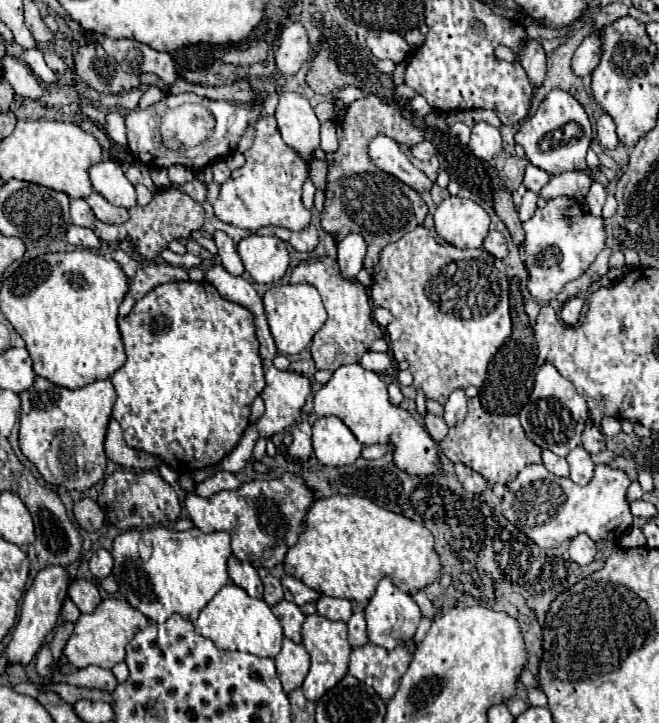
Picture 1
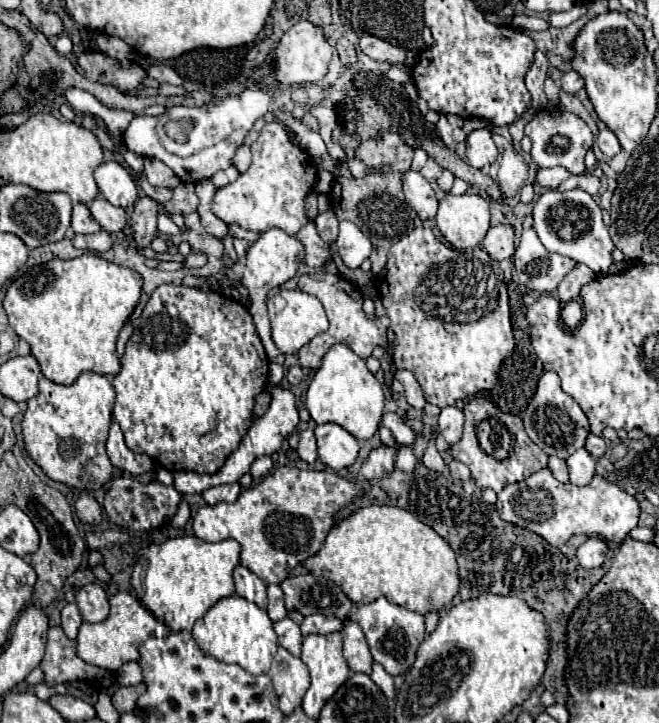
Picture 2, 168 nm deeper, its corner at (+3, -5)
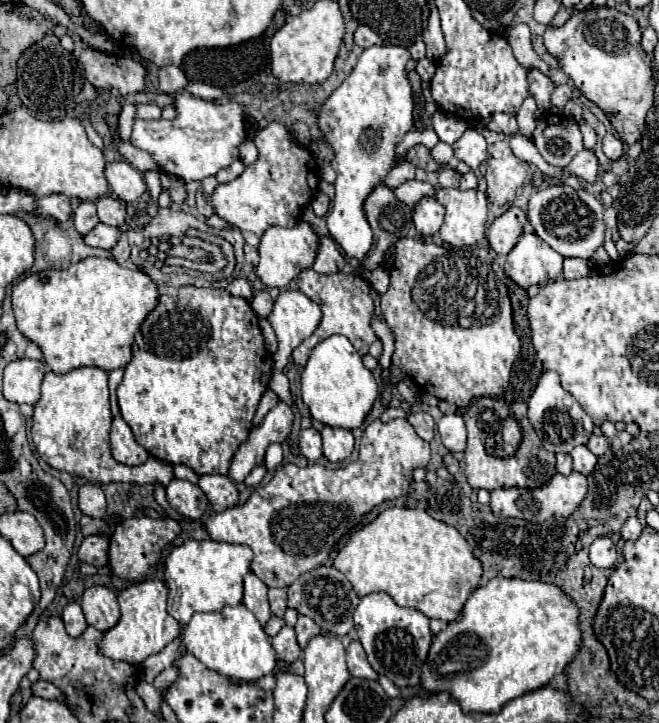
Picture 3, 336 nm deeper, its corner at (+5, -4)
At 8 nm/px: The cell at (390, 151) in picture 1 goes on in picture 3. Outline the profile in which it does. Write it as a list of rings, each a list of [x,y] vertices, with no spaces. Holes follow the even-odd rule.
[[[422,198],[414,208],[414,226],[418,236],[430,238],[434,236],[444,222],[444,206],[436,202],[436,198]]]

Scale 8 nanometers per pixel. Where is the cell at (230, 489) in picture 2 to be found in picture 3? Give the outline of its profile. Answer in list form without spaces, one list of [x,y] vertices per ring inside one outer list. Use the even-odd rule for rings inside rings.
[[[204,474],[204,476],[200,476],[198,486],[206,492],[206,496],[216,512],[222,512],[222,510],[238,504],[238,490],[236,490],[236,486],[232,486],[232,480],[228,476]]]

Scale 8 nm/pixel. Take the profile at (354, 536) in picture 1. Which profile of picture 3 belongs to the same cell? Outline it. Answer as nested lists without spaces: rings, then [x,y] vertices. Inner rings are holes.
[[[388,508],[374,522],[358,528],[348,544],[338,552],[334,566],[346,574],[360,598],[372,592],[386,592],[398,606],[420,610],[428,618],[438,618],[444,622],[454,622],[460,618],[464,602],[478,588],[482,578],[482,564],[474,556],[474,548],[466,542],[466,538],[454,526],[440,522],[426,510],[418,508]]]

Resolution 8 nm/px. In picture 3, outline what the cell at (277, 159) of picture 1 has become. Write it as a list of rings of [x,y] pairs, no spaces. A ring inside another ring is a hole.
[[[270,122],[254,136],[258,148],[258,160],[250,164],[236,180],[218,184],[212,194],[214,212],[244,232],[262,236],[270,226],[294,226],[300,220],[302,208],[318,192],[320,168],[312,154],[300,146],[286,126]]]

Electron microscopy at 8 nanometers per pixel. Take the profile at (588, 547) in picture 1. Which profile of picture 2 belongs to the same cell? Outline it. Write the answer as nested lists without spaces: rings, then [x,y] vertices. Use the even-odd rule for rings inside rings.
[[[590,537],[586,539],[578,549],[576,549],[576,559],[584,569],[594,569],[594,567],[602,567],[604,563],[604,555],[606,555],[608,547],[602,539],[598,537]]]

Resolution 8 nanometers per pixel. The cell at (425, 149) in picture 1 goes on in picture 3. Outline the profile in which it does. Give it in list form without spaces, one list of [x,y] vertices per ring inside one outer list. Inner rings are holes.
[[[402,162],[402,164],[396,164],[394,170],[388,174],[388,178],[384,180],[386,186],[390,188],[398,188],[400,184],[404,184],[406,180],[412,180],[414,178],[414,166],[410,162]]]

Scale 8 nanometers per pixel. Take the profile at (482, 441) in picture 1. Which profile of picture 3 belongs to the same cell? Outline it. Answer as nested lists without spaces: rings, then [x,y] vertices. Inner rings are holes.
[[[478,398],[474,400],[468,410],[464,412],[464,422],[466,422],[466,428],[468,428],[468,446],[464,450],[464,458],[466,458],[466,478],[468,478],[468,484],[474,488],[474,490],[496,490],[496,488],[540,488],[544,486],[554,474],[556,474],[556,458],[552,452],[544,450],[540,438],[536,436],[530,420],[528,420],[528,414],[526,414],[526,404],[524,402],[518,402],[518,404],[512,404],[512,406],[506,406],[502,402],[494,402],[496,398]],[[484,408],[490,408],[494,410],[496,414],[512,414],[518,418],[520,426],[522,426],[522,432],[524,432],[524,440],[520,444],[520,448],[516,450],[516,454],[512,458],[494,458],[486,453],[486,450],[482,444],[482,432],[478,428],[478,418],[480,418],[480,412],[484,412]]]

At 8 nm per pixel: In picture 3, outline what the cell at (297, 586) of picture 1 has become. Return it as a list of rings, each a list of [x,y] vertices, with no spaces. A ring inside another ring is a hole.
[[[320,566],[312,572],[306,572],[292,586],[288,586],[288,608],[312,618],[324,632],[334,636],[346,636],[354,628],[352,614],[358,606],[358,600],[360,598],[356,596],[348,578],[334,566]]]

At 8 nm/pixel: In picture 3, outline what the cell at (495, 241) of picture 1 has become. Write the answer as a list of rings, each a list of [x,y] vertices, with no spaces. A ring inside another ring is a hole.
[[[512,206],[510,210],[506,210],[488,228],[490,246],[498,254],[508,254],[516,246],[516,242],[518,242],[518,238],[522,234],[522,226],[524,226],[526,220],[528,218],[526,218],[526,212],[522,208]]]

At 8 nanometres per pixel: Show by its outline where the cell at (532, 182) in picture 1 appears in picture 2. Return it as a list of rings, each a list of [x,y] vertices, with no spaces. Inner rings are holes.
[[[552,167],[552,169],[538,169],[536,173],[536,179],[534,179],[534,185],[540,185],[540,187],[558,187],[570,173],[562,167]]]

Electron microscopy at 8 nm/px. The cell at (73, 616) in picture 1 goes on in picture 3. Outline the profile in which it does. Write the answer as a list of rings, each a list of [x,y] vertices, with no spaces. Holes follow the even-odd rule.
[[[70,602],[70,604],[64,608],[62,620],[64,620],[64,624],[66,624],[66,632],[68,632],[70,636],[74,636],[74,638],[78,638],[78,636],[88,628],[88,622],[86,622],[86,618],[84,618],[82,608],[80,608],[78,602]]]

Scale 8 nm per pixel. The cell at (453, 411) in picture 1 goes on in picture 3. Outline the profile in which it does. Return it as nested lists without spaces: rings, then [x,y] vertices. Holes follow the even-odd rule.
[[[446,414],[438,422],[438,430],[444,446],[450,452],[462,452],[466,448],[466,426],[460,414]]]

